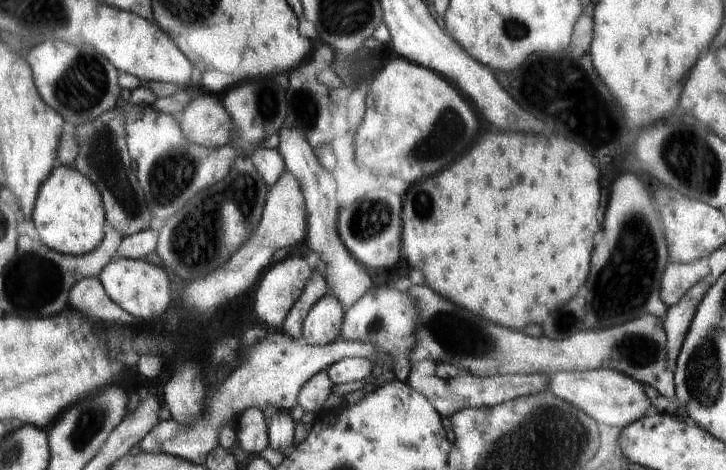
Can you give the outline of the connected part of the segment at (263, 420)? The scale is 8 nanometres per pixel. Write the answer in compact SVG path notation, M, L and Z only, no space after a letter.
M248 409L235 422L238 442L242 450L260 454L269 446L267 414L258 409Z

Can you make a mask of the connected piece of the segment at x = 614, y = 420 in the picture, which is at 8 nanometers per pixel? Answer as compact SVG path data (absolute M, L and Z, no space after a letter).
M612 369L556 373L549 376L549 386L558 398L577 406L603 426L618 426L623 429L642 418L650 408L650 400L644 394L642 384Z

